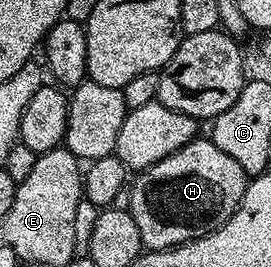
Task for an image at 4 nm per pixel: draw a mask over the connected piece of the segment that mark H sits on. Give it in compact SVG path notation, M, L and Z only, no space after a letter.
M207 137L192 139L190 143L177 149L177 153L138 172L130 184L132 195L130 212L133 221L137 221L137 230L141 232L144 248L147 251L164 251L215 231L239 208L248 182L249 176L241 169L241 165L237 165L233 157L221 153L221 149L217 149L217 145L213 145Z

